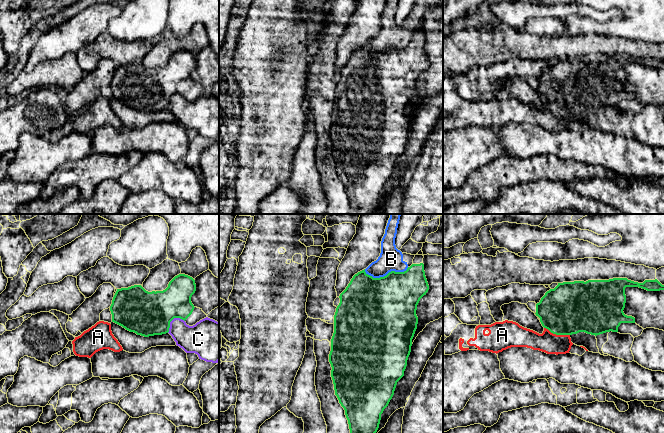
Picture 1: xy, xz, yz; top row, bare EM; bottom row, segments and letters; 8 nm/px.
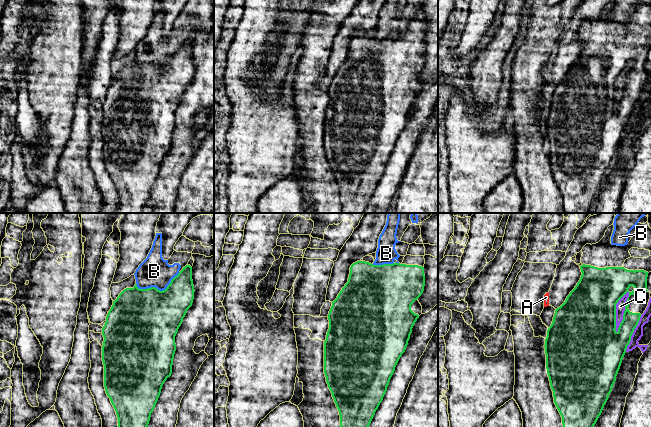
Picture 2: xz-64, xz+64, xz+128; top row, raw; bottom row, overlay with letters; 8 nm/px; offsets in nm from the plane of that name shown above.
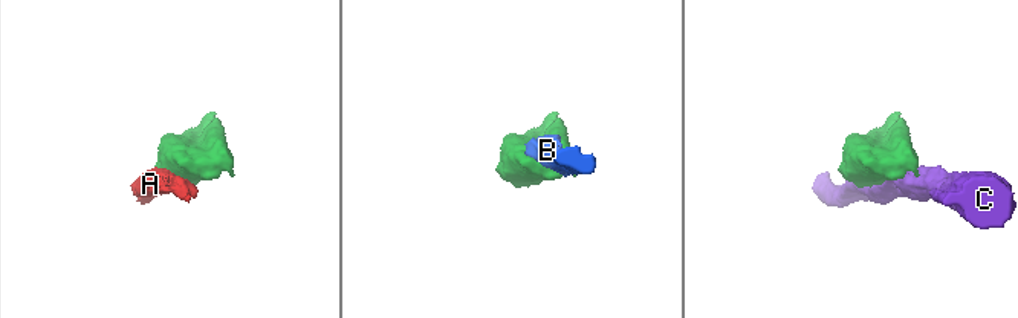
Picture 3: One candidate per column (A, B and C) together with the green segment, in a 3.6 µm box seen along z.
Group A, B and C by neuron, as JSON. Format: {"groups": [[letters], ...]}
{"groups": [["A"], ["B"], ["C"]]}

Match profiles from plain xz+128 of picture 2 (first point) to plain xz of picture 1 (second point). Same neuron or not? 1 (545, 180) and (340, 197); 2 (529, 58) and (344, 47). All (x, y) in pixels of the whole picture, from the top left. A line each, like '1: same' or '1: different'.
1: same
2: different

